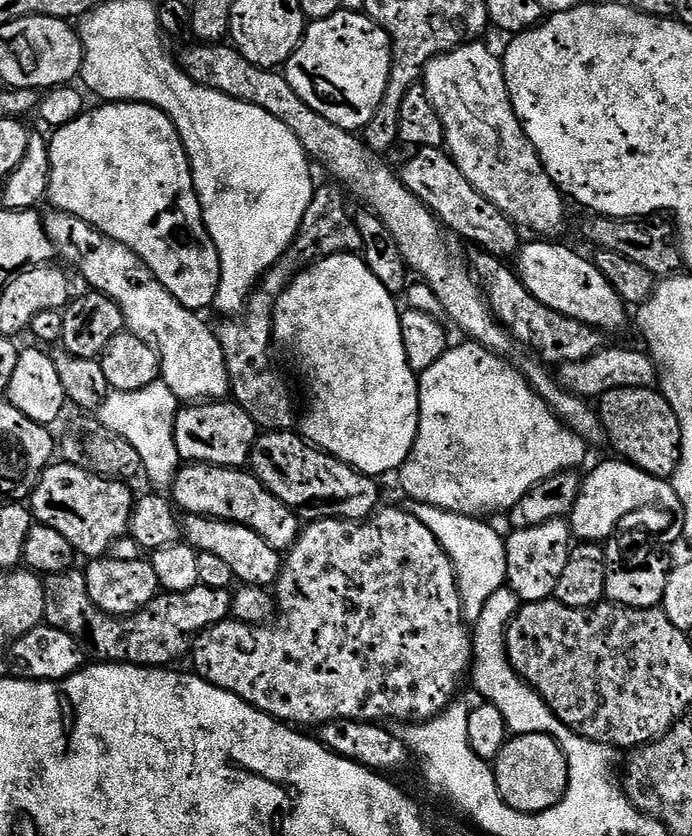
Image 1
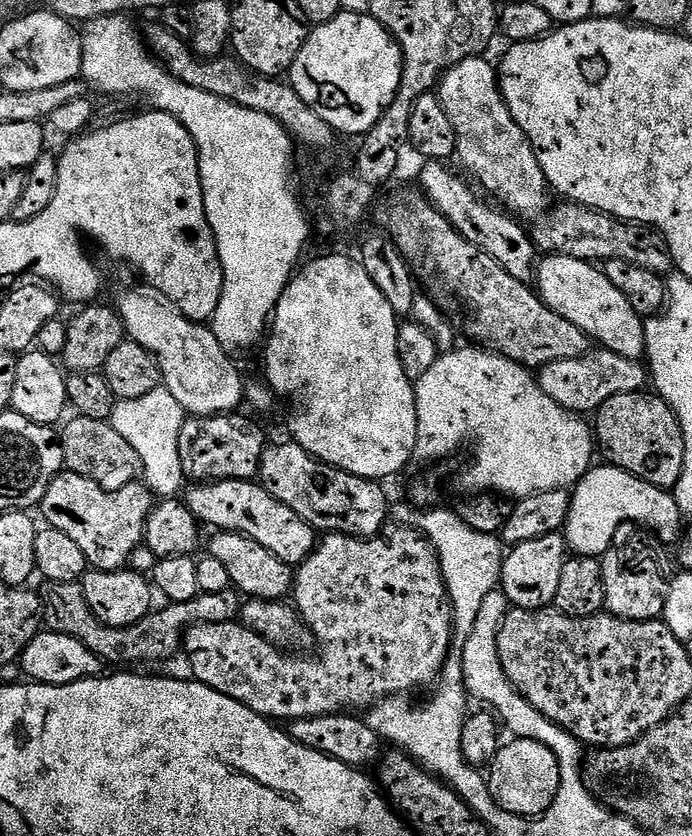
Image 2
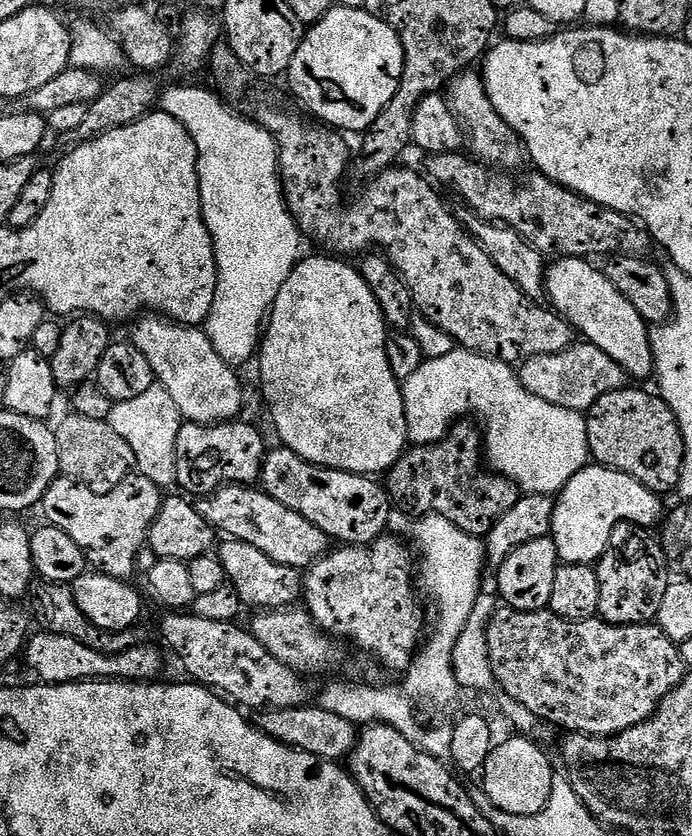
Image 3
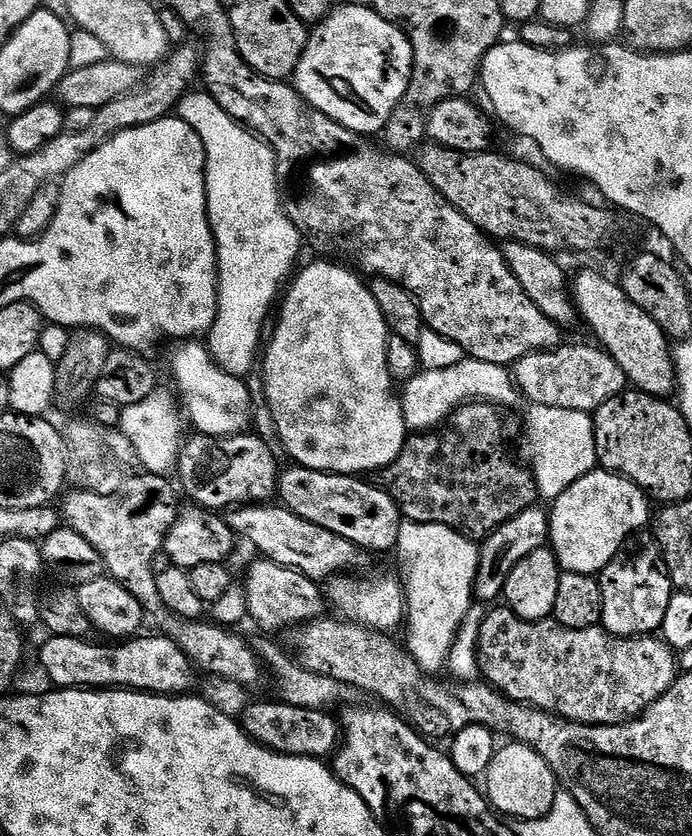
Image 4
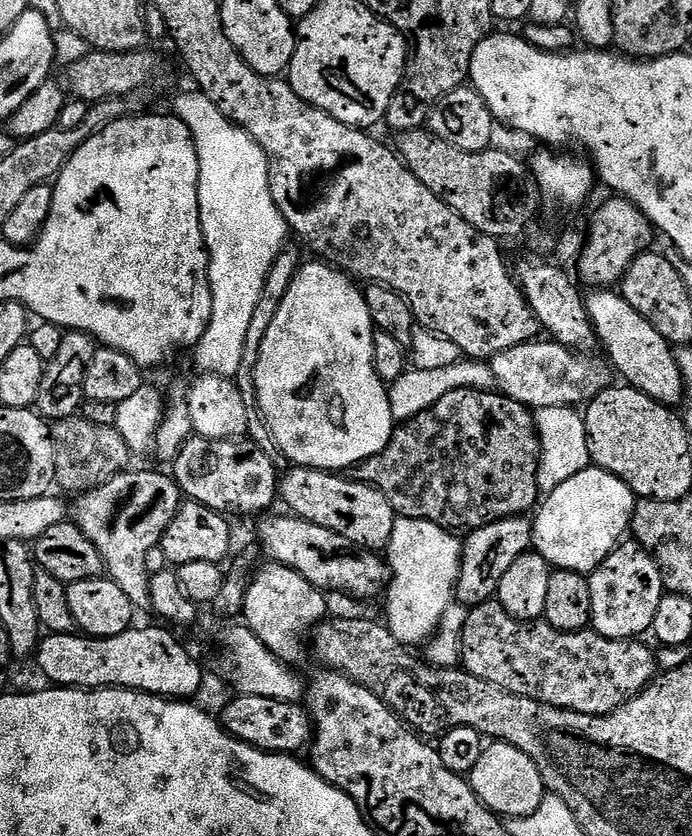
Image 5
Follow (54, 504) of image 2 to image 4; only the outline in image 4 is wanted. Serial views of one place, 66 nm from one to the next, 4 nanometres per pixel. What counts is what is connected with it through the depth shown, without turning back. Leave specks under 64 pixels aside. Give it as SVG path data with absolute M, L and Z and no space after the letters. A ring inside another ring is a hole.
M129 475L119 488L107 494L87 490L69 491L63 497L63 523L94 548L100 556L103 571L111 579L124 584L134 598L143 601L146 596L144 592L151 593L156 587L152 555L161 551L164 535L176 521L178 508L172 503L176 500L177 489L172 489L163 476L136 475Z

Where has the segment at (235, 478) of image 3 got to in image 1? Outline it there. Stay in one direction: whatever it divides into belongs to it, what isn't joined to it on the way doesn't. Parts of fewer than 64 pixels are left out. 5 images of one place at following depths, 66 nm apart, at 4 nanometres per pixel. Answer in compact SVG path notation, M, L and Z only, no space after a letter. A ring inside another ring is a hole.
M192 402L176 413L174 442L184 462L240 470L249 463L257 439L254 418L234 402Z

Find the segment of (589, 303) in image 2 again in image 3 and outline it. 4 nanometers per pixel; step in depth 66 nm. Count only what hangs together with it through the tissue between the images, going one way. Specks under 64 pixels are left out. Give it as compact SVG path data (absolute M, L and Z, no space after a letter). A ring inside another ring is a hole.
M560 258L544 274L544 291L549 305L563 316L587 343L598 346L602 354L614 358L622 366L625 377L636 382L653 375L652 347L648 333L649 325L626 302L626 298L608 281L607 275L595 268L595 263L584 258Z

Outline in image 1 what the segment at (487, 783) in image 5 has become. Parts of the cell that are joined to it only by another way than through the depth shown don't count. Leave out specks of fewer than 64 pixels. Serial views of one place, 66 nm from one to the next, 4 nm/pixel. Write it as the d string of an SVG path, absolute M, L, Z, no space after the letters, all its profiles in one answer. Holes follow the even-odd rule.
M512 736L496 756L494 769L501 798L519 812L545 812L566 794L568 756L552 736Z

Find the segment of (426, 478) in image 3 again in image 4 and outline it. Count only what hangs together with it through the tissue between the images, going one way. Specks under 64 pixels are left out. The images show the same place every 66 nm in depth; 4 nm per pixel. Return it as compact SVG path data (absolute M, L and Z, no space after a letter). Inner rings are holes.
M469 402L455 409L441 427L423 434L409 435L396 461L382 472L382 487L392 497L405 521L441 524L450 526L463 536L483 538L524 507L537 503L538 493L531 472L519 463L516 465L514 461L507 460L492 445L492 435L500 428L499 414L501 415L491 404Z

